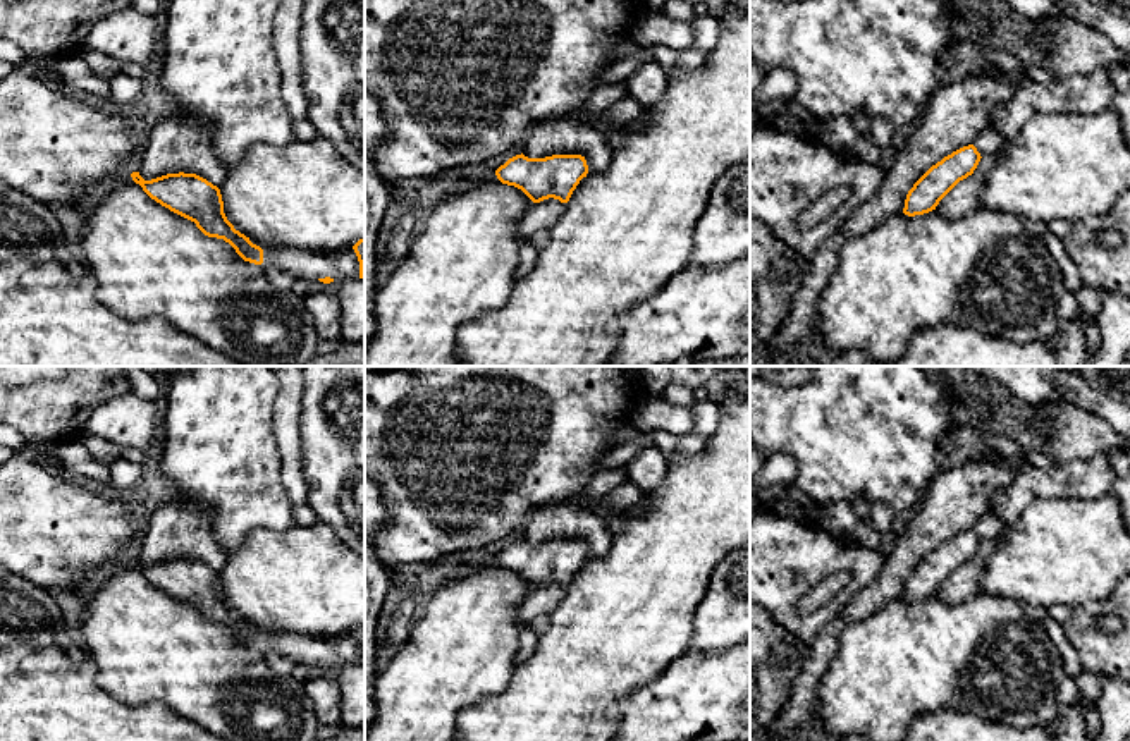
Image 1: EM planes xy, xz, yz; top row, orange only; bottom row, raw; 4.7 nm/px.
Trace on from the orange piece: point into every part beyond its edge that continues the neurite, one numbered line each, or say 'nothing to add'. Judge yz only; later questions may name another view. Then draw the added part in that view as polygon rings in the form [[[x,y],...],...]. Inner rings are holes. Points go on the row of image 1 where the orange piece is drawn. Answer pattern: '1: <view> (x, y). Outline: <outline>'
nothing to add

